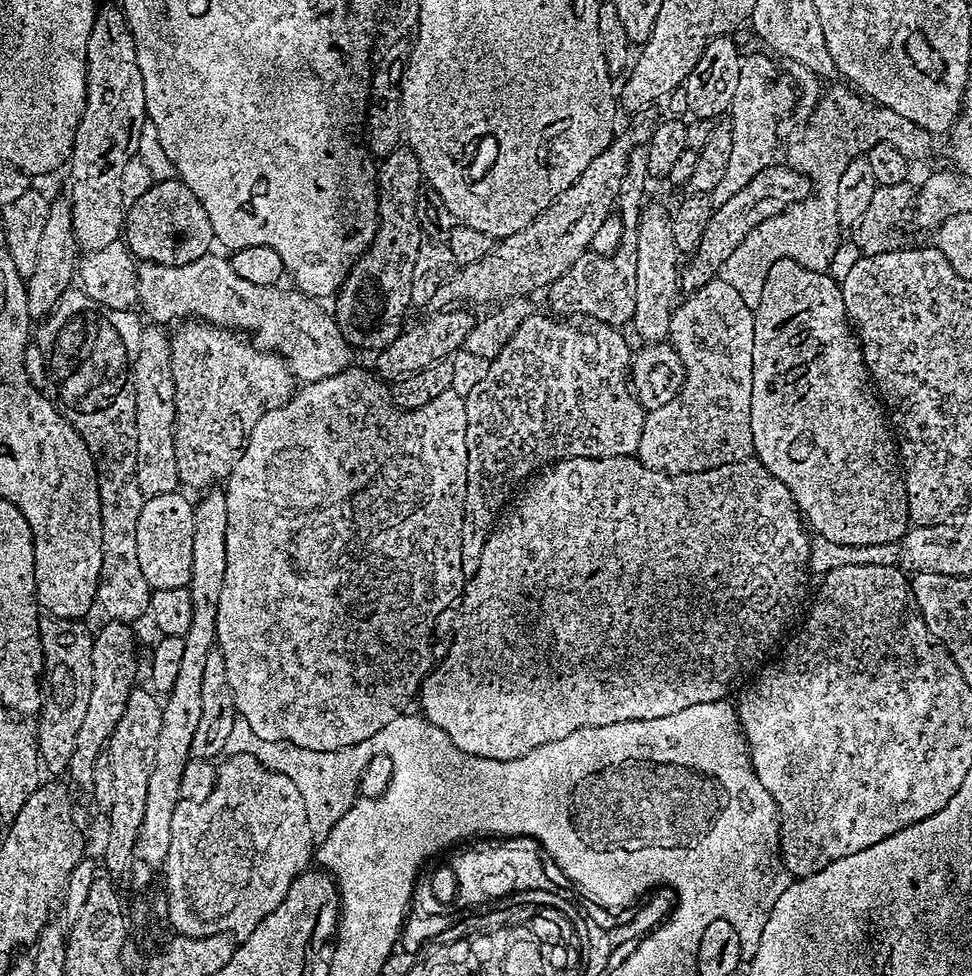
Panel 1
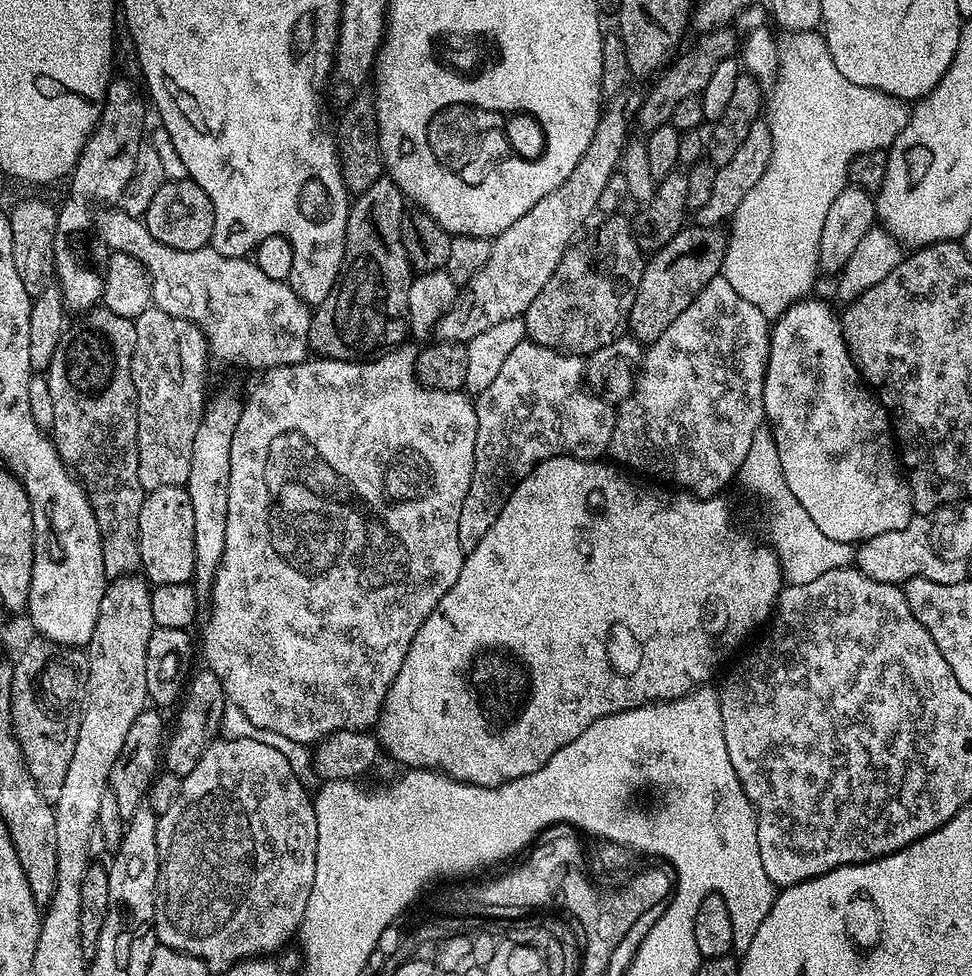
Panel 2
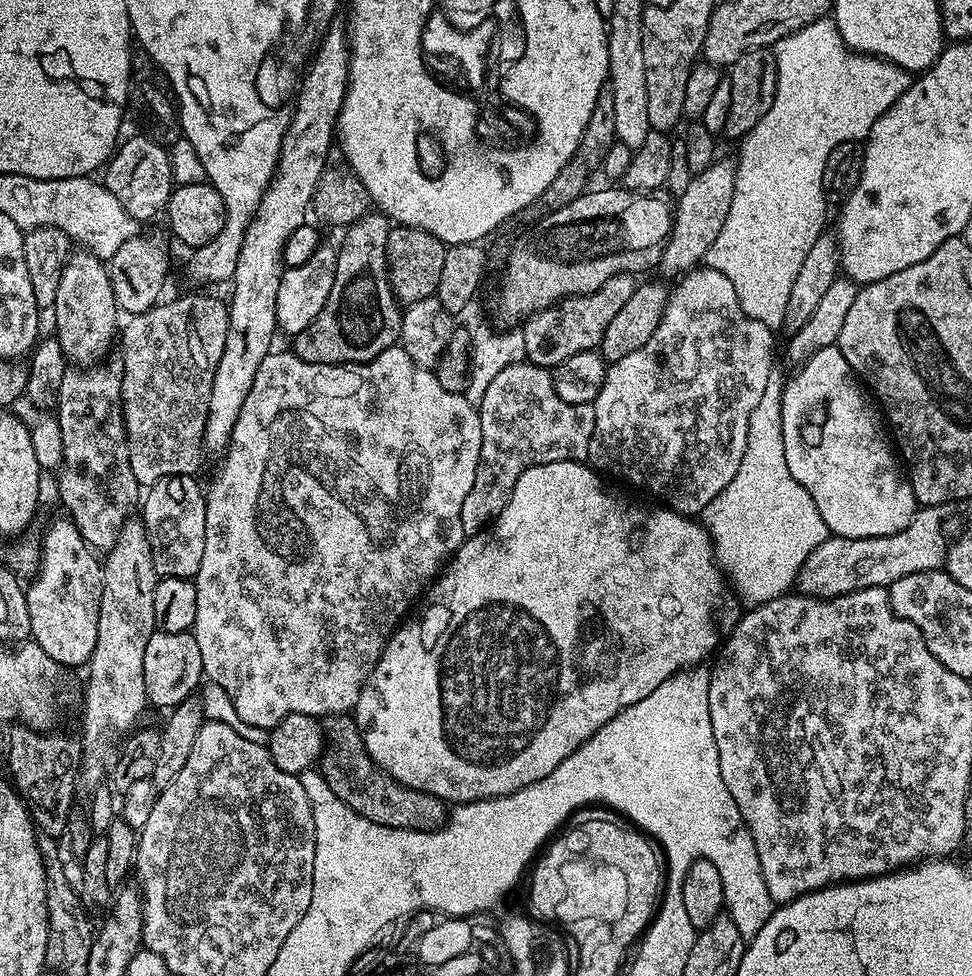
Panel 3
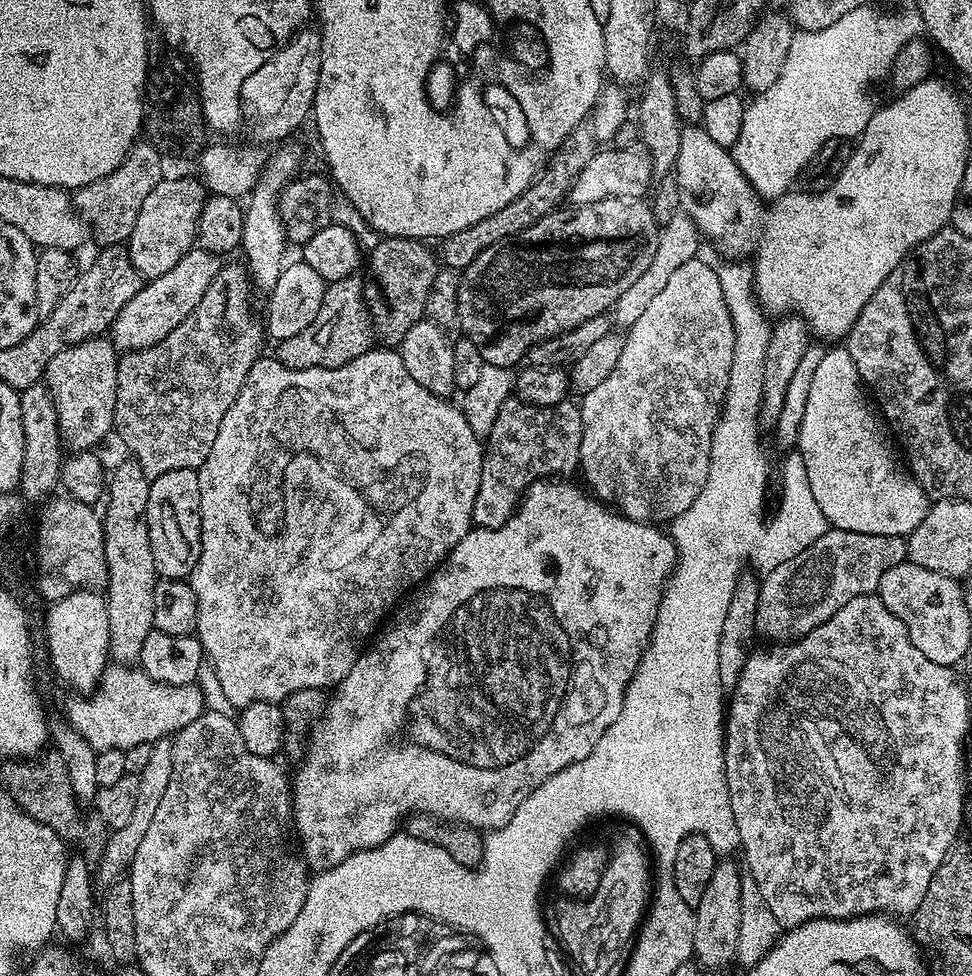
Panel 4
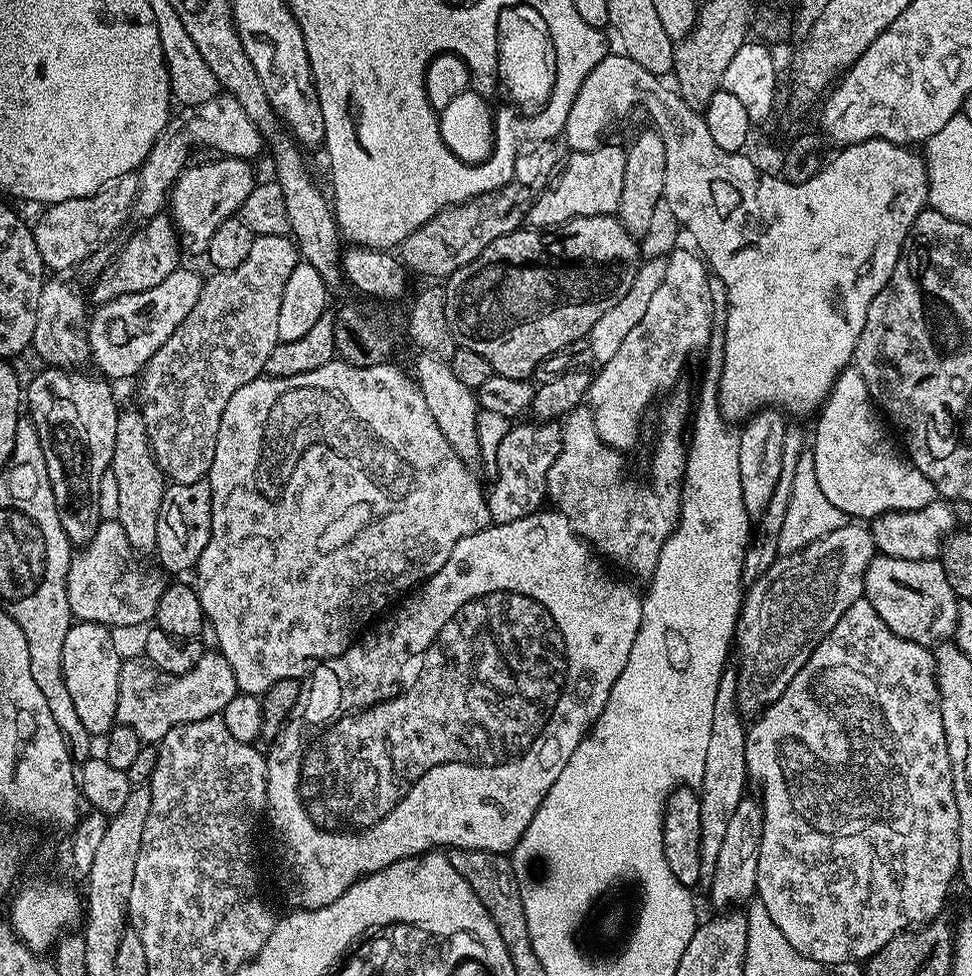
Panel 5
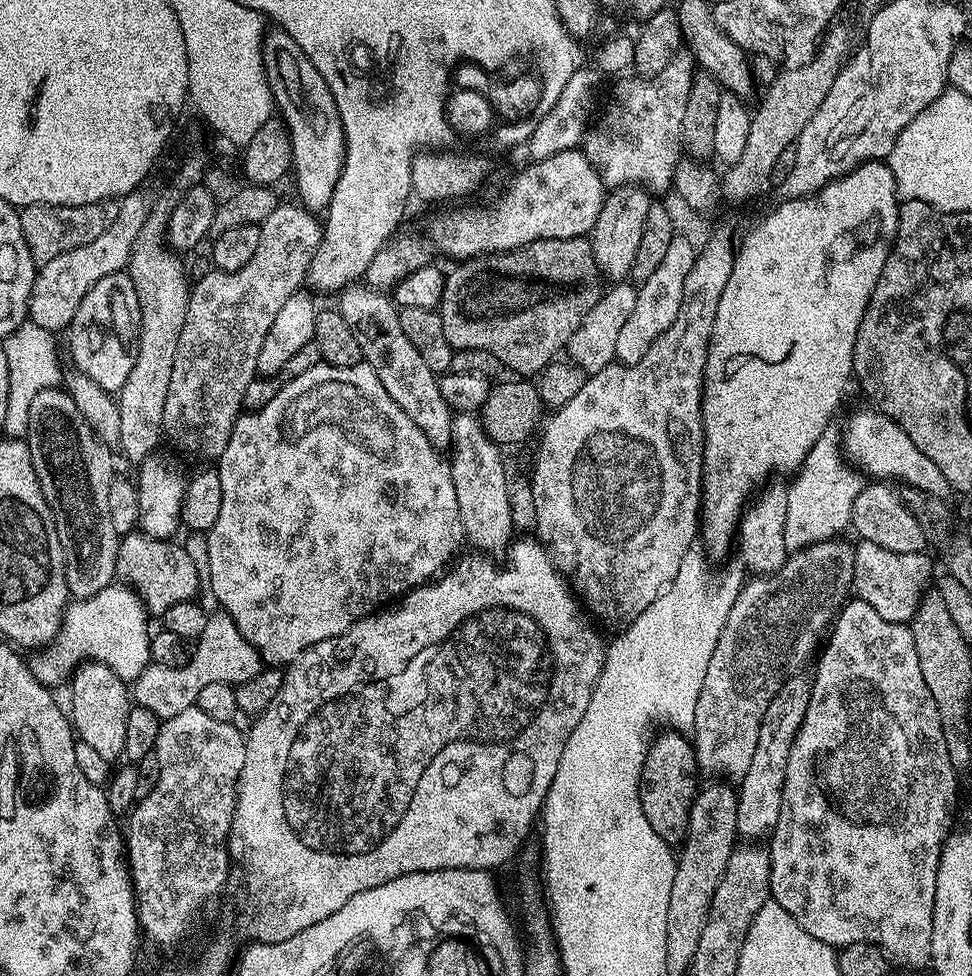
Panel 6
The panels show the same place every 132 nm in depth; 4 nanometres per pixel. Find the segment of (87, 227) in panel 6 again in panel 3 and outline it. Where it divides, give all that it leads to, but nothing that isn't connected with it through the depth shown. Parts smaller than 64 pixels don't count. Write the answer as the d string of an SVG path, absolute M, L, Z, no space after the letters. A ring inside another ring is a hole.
M135 135L128 141L125 139L113 152L111 160L103 169L102 183L110 190L110 194L114 194L114 198L118 198L118 202L122 202L126 214L138 221L147 222L167 209L174 181L168 157L169 149L146 135Z

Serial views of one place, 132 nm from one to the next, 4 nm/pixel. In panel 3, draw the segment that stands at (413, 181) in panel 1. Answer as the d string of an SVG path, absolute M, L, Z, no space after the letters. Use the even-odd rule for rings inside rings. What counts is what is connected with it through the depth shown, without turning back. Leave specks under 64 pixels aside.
M379 210L343 229L344 241L336 248L334 290L326 306L291 341L291 351L311 364L365 364L382 350L397 347L400 339L402 305L392 293L388 277L388 229L390 221Z

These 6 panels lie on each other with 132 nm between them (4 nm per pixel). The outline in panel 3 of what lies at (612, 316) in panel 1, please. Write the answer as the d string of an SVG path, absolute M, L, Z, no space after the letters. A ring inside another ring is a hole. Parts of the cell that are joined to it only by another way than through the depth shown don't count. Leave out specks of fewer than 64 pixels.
M623 272L614 278L606 278L606 282L602 282L602 286L598 286L598 290L590 294L567 296L528 317L522 324L527 363L551 370L566 362L566 358L574 358L574 354L599 349L602 334L606 334L606 326L610 326L610 321L617 316L618 310L626 306L637 283L635 275Z

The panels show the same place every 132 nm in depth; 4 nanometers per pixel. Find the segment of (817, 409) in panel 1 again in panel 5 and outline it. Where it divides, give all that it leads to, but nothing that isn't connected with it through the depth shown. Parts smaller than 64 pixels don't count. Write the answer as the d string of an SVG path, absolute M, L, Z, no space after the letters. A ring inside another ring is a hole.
M849 366L837 376L832 393L824 401L816 418L816 437L813 440L811 437L810 455L814 458L818 486L822 486L822 494L826 494L826 499L833 506L838 506L838 510L842 510L845 517L855 518L860 522L871 522L887 512L922 510L930 506L930 502L938 499L934 482L930 482L930 478L926 478L922 470L915 468L898 444L896 449L895 442L888 437L889 429L866 386L866 378L862 378L856 367Z

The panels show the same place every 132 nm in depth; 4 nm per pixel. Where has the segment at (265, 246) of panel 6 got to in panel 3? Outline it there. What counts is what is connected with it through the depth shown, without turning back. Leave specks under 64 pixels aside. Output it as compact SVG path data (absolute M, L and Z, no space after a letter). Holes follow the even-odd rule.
M180 296L177 300L165 299L163 302L158 302L150 310L146 310L142 314L131 317L127 322L128 325L123 325L122 331L118 336L118 348L120 344L120 352L118 358L122 362L122 402L124 403L124 425L126 426L126 438L128 439L128 449L130 450L130 470L134 470L134 478L141 486L151 486L157 484L162 478L167 476L196 476L200 468L200 456L205 455L204 450L204 427L206 426L206 414L208 413L208 403L210 402L210 386L214 386L214 370L218 370L218 362L222 362L222 350L226 346L226 330L228 329L228 310L225 301L222 299L215 300L212 296Z

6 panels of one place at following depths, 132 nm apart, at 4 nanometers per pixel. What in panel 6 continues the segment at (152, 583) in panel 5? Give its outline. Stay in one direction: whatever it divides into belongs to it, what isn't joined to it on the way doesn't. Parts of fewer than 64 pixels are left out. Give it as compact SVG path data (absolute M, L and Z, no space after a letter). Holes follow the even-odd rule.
M133 530L120 541L118 558L116 559L116 574L123 583L135 588L140 595L140 601L148 609L153 617L160 618L167 608L174 606L174 602L186 602L196 600L199 590L198 573L190 555L179 543L171 539L156 540L152 536L145 536L143 531Z

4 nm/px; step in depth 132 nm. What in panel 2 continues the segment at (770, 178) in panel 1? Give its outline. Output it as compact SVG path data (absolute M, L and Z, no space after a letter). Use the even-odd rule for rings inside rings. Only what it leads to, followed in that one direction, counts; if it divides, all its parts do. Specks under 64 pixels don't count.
M720 226L688 227L681 227L674 238L666 242L666 246L655 249L647 257L627 327L627 331L641 345L647 346L662 338L666 326L670 326L670 322L674 322L674 318L678 318L678 314L682 314L682 310L686 310L686 306L698 298L698 294L713 278L721 275L728 249L728 232Z

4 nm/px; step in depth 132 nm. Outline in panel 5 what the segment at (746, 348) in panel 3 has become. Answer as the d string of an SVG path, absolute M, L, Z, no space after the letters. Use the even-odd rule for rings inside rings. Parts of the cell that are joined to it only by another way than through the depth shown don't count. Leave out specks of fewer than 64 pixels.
M677 246L666 257L666 278L662 278L662 286L654 290L654 298L650 298L650 307L642 322L626 334L614 358L599 365L600 373L597 371L593 375L586 400L598 434L610 448L625 450L635 446L640 436L640 415L651 406L659 392L675 389L676 379L683 374L688 359L708 347L712 333L710 272L705 261L691 247L684 247Z

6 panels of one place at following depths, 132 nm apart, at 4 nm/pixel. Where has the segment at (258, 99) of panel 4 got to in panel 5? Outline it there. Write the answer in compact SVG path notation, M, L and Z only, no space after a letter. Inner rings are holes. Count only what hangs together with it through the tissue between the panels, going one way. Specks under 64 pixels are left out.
M220 94L208 101L206 110L181 112L184 112L181 116L173 115L169 119L164 132L156 138L150 154L145 157L138 169L140 185L134 212L136 216L144 216L140 218L159 216L165 211L172 187L176 185L176 179L189 163L188 155L195 144L209 144L210 147L217 148L217 153L247 161L251 161L252 156L259 157L260 151L265 151L266 145L260 137L260 131L254 126L254 122L250 122L250 114L242 110L242 106L233 96Z

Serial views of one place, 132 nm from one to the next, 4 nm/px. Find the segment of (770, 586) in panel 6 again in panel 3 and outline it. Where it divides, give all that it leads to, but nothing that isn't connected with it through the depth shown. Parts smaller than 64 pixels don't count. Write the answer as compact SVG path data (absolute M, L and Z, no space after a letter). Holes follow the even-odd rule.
M917 507L914 518L906 530L889 536L870 538L846 538L829 535L818 550L802 562L800 573L796 576L799 591L806 596L827 598L857 592L863 588L887 588L915 572L935 572L946 564L946 539L940 533L940 516L935 507Z

